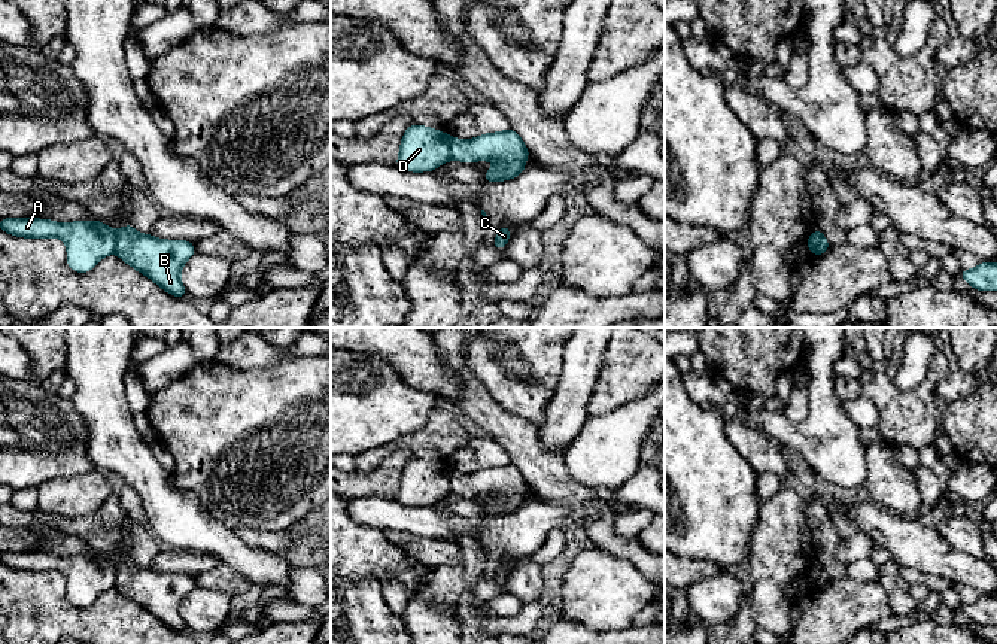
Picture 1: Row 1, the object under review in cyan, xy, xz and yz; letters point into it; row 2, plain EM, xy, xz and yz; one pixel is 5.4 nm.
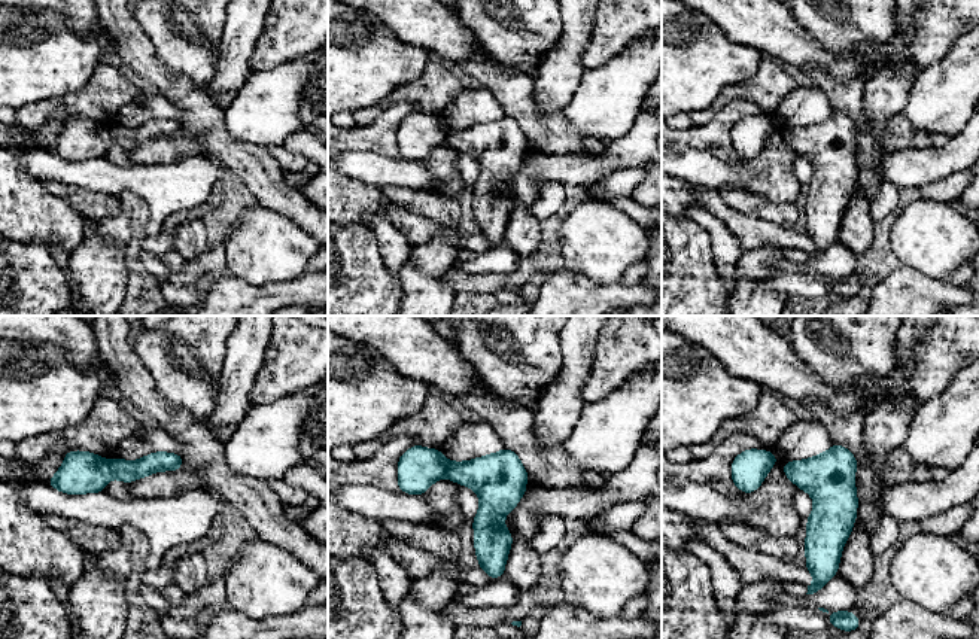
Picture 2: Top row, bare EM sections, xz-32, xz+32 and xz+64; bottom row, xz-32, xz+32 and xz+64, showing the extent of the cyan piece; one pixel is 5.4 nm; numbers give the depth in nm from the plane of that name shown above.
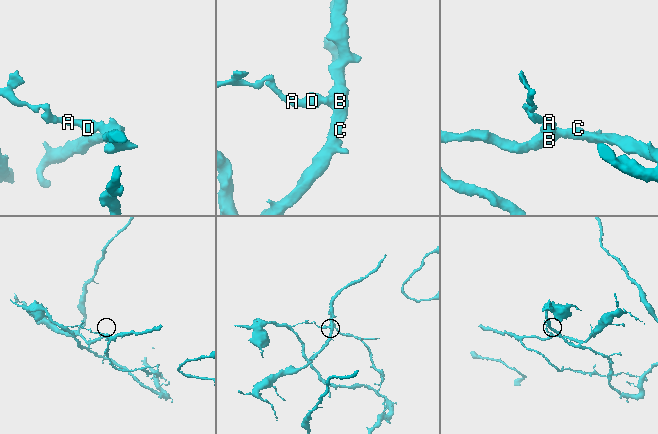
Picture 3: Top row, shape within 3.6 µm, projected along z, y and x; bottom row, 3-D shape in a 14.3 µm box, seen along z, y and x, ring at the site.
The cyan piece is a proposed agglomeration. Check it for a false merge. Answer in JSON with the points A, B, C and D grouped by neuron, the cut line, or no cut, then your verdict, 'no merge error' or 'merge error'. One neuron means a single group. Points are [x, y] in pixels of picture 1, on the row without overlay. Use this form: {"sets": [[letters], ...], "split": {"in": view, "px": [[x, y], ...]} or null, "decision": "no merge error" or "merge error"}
{"sets": [["A", "D"], ["B", "C"]], "split": {"in": "xz", "px": [[447, 470], [447, 482], [452, 492]]}, "decision": "merge error"}

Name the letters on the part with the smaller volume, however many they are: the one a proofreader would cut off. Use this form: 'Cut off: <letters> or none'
Cut off: B, C

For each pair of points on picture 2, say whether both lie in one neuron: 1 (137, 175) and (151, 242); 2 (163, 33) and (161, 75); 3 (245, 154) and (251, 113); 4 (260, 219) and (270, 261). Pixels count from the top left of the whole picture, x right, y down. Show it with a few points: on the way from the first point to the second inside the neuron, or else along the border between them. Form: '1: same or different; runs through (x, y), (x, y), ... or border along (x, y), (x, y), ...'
1: different; border along (178, 212), (173, 212), (164, 225), (151, 236)
2: different; border along (145, 32), (157, 58), (191, 82)
3: different; border along (224, 116), (227, 130), (236, 139), (263, 146)
4: same; runs through (260, 230), (270, 250)

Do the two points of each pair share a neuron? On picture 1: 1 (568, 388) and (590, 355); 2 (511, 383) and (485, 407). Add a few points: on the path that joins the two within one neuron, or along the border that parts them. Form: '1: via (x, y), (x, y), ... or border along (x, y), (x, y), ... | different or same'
1: via (575, 380), (583, 362) | same
2: border along (471, 371), (504, 410), (522, 419) | different

